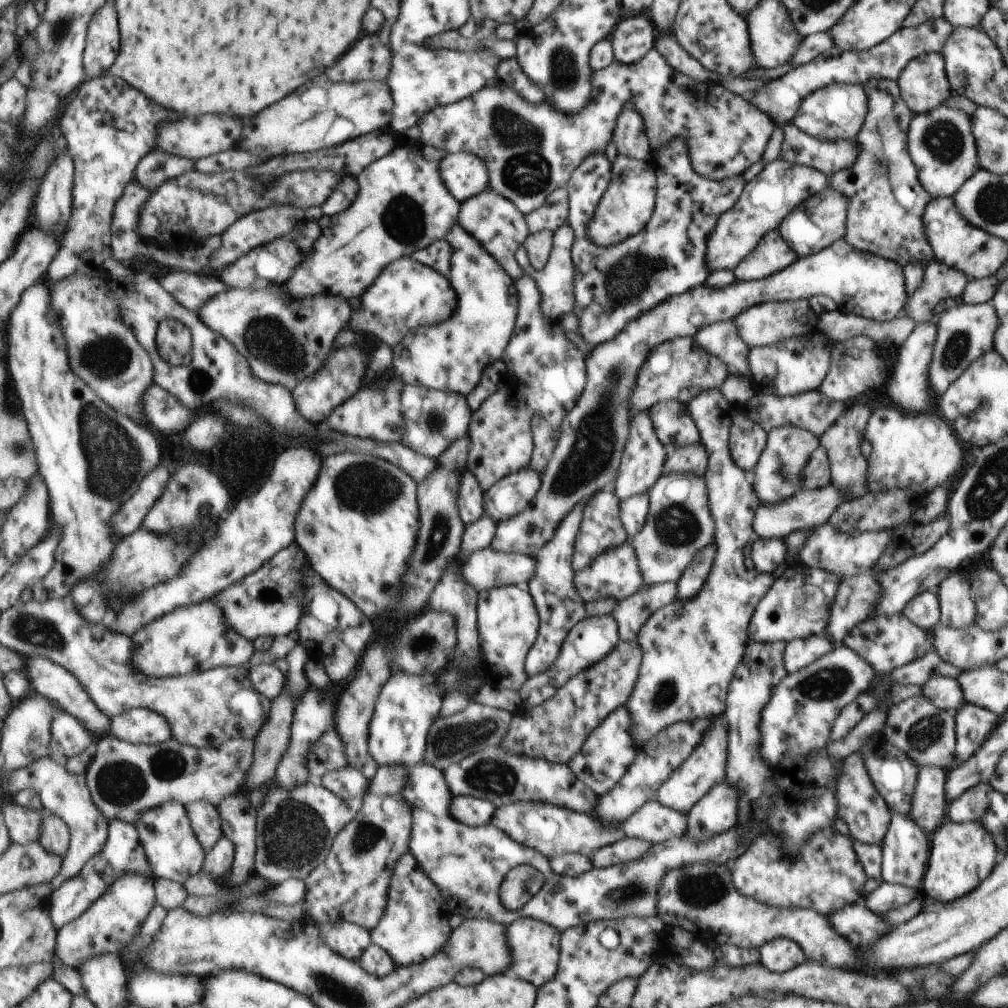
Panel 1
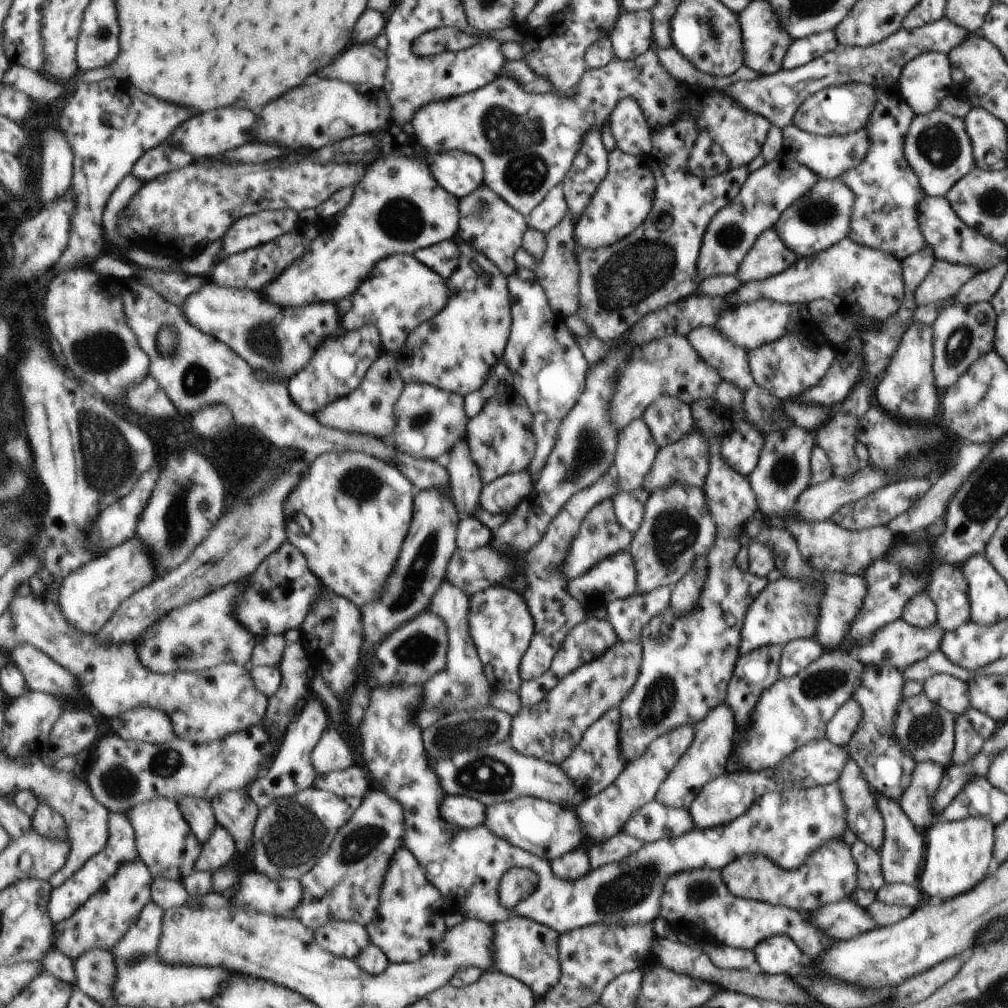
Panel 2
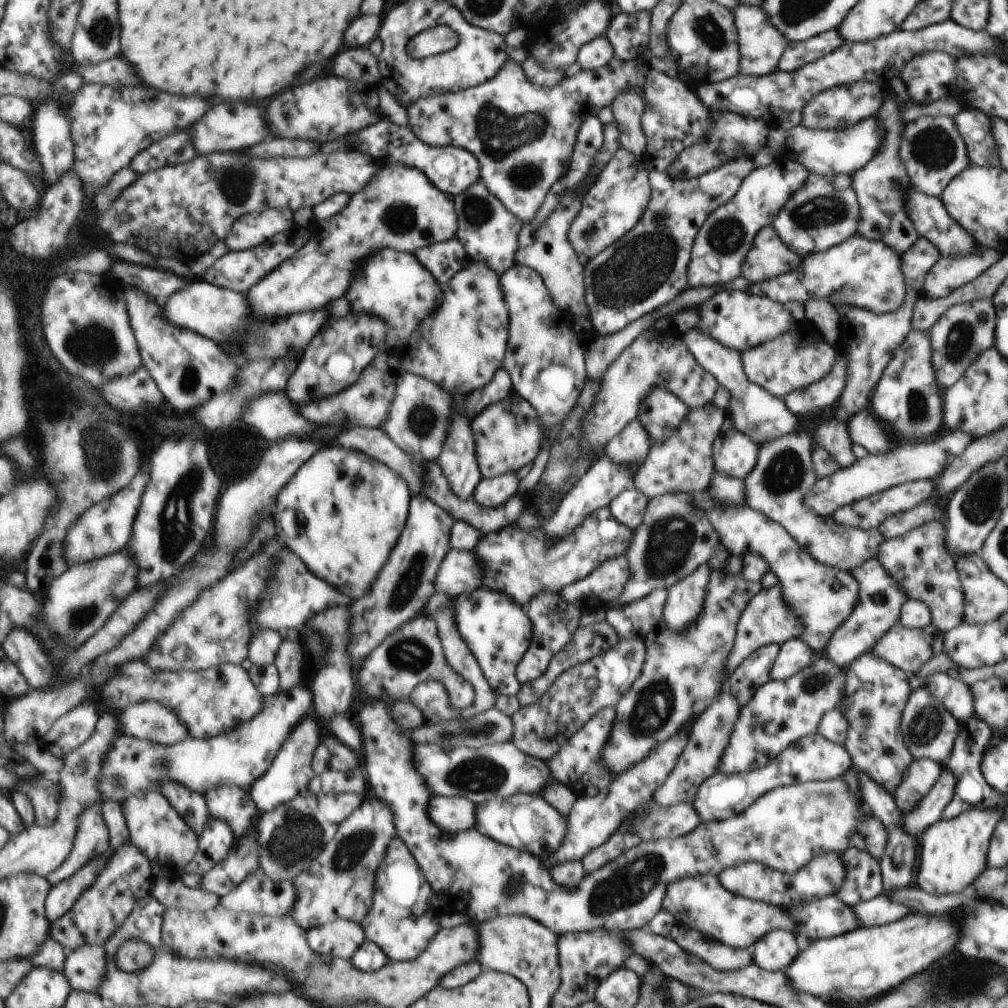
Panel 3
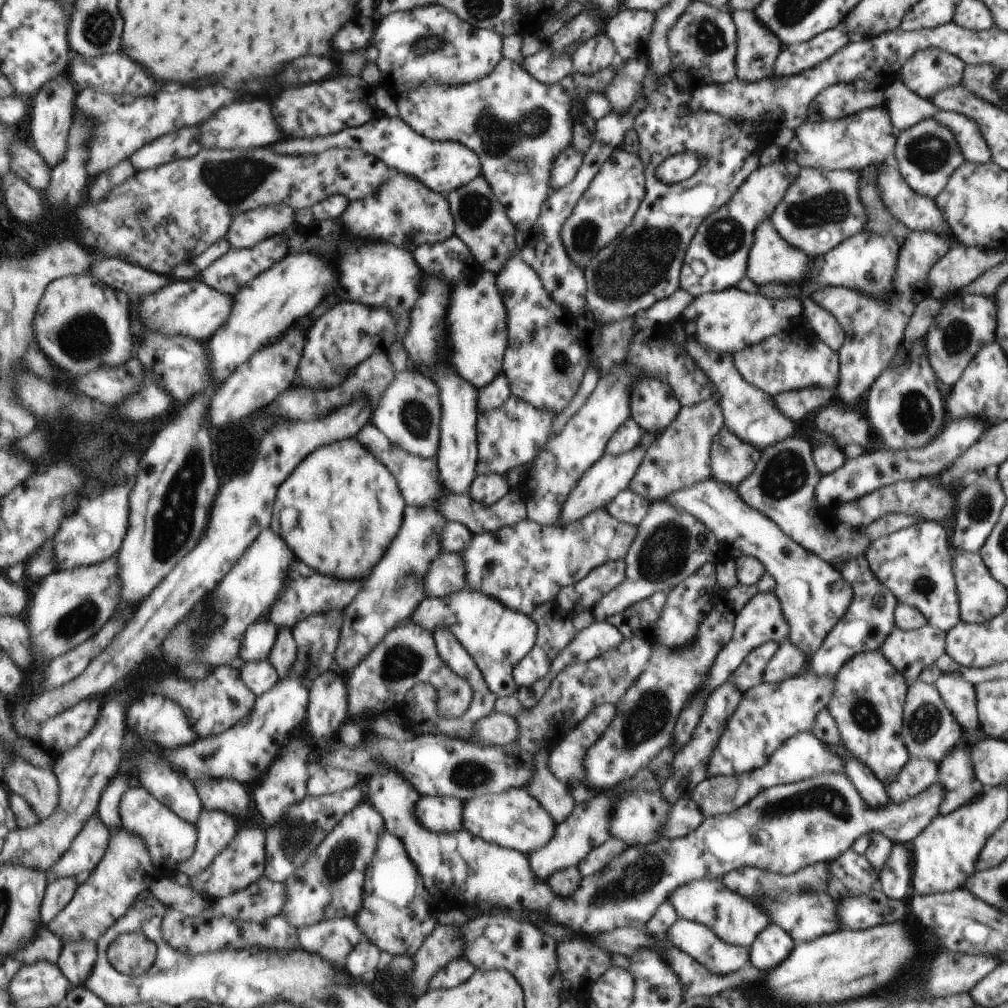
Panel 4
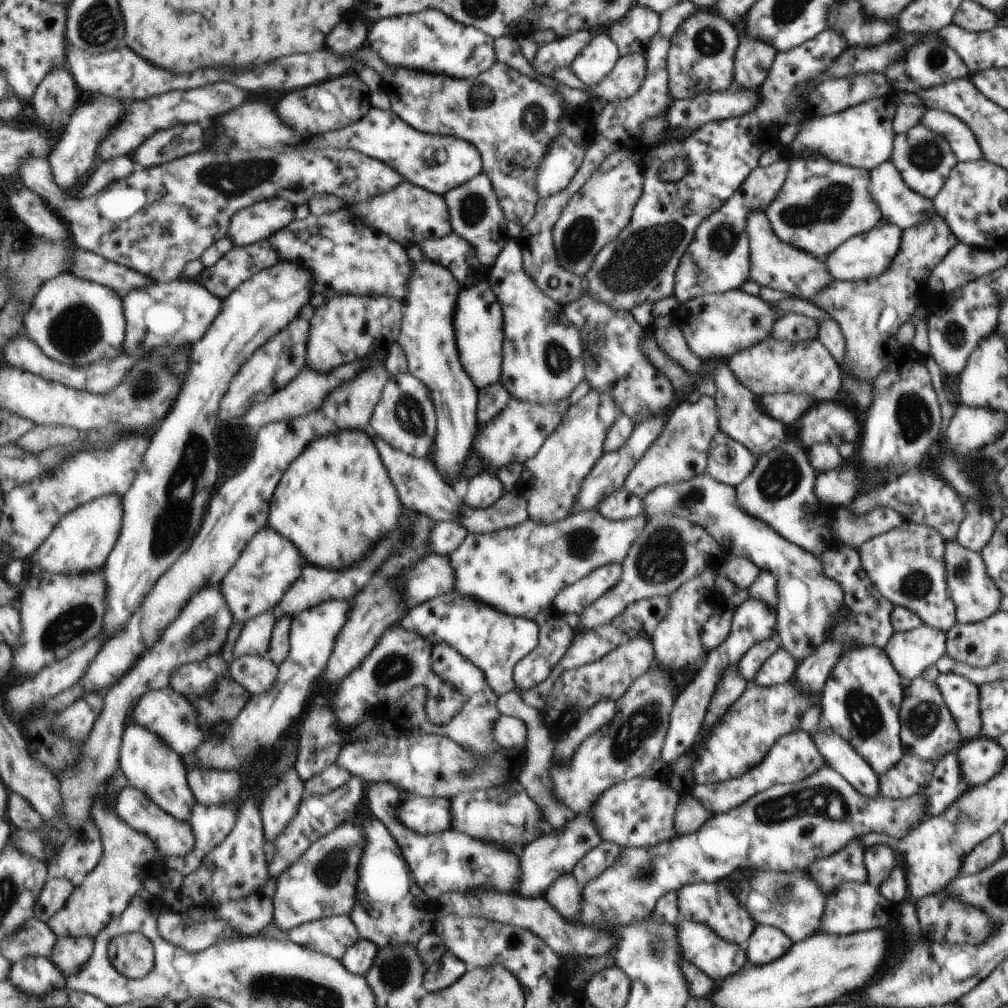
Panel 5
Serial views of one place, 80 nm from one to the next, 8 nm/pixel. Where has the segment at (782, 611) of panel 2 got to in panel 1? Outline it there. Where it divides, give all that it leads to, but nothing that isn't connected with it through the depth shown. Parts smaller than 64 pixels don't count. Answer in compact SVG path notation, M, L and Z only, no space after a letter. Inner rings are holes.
M799 561L790 562L783 568L781 576L774 580L766 596L758 602L750 620L749 640L787 642L823 634L840 580L836 574L826 570L807 567ZM805 592L809 592L810 600L805 598Z

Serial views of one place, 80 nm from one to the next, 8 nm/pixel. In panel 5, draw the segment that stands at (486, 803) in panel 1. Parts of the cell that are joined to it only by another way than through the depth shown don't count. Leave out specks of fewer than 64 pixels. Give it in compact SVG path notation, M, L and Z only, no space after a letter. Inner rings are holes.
M407 796L396 817L421 834L442 833L454 826L452 800L447 797Z

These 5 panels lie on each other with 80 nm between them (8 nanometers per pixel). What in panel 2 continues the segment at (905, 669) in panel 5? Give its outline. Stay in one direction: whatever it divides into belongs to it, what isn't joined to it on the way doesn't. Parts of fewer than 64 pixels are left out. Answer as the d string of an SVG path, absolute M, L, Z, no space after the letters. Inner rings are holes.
M902 617L893 622L888 622L875 634L871 635L867 642L863 641L856 651L856 657L867 665L887 665L888 667L902 671L914 662L923 660L937 650L941 644L944 630L933 624L927 628L919 628L906 623Z

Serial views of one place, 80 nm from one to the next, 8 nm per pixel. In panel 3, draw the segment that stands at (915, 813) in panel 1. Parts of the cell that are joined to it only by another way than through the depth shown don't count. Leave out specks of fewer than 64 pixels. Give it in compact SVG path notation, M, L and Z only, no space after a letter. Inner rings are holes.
M913 759L905 777L896 786L892 796L902 813L912 811L930 792L941 776L943 767L931 759Z

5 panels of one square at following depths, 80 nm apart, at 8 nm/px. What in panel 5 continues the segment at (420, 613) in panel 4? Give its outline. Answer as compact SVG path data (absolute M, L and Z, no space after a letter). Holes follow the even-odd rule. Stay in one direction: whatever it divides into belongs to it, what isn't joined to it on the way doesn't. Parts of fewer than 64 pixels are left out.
M455 592L414 606L402 618L400 626L416 630L433 644L447 643L457 649L482 667L498 696L518 689L514 668L538 648L541 636L540 626L535 619L502 613L479 599Z

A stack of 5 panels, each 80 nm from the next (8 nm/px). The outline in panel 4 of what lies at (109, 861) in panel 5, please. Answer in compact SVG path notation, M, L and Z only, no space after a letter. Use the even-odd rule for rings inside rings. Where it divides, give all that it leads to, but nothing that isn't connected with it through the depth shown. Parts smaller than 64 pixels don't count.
M127 829L111 831L110 845L100 862L100 865L93 871L86 883L83 883L75 893L73 900L64 908L50 923L47 928L67 943L90 940L99 942L100 938L119 920L130 912L131 906L135 904L139 896L150 888L150 881L155 877L155 866L143 838L134 835Z

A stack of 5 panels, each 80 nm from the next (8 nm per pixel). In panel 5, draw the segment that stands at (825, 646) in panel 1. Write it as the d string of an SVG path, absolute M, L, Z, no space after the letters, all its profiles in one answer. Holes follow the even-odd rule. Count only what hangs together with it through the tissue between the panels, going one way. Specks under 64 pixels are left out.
M781 646L758 668L753 683L759 686L773 686L793 680L795 659Z

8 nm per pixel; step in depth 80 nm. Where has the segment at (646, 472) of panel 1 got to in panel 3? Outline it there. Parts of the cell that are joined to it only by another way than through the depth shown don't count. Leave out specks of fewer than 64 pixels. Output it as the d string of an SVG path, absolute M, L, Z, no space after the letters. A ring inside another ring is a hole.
M635 419L602 448L604 455L619 465L633 465L633 476L645 460L652 442L641 423Z

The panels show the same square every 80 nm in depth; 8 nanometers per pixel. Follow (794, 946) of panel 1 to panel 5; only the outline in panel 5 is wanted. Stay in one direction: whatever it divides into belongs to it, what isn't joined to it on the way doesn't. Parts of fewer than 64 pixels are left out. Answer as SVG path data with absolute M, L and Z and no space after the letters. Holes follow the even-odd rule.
M758 925L745 942L746 960L751 966L761 966L771 960L777 960L783 956L783 952L789 949L790 938L783 931L771 925Z

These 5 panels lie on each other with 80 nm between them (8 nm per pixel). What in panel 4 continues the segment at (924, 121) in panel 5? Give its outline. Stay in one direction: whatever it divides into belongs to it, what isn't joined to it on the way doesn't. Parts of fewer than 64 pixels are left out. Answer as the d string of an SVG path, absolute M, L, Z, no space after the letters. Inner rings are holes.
M939 111L933 118L950 128L965 161L985 164L992 160L991 150L973 119L955 111Z

